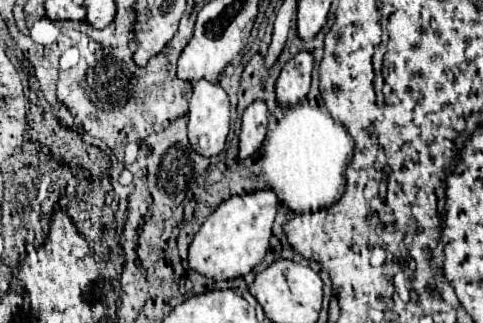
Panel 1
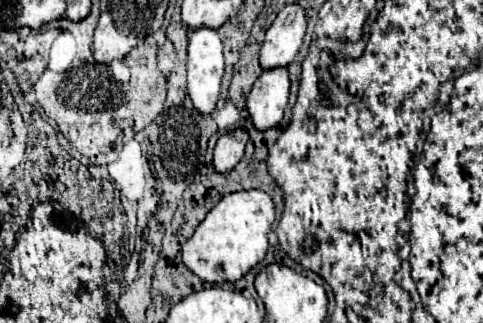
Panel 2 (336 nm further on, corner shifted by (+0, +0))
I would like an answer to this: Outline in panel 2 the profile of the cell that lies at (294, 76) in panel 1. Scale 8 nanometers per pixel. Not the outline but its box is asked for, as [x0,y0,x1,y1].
[247,68,289,132]

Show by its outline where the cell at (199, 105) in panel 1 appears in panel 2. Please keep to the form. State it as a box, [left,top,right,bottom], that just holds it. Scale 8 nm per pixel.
[187,28,223,114]

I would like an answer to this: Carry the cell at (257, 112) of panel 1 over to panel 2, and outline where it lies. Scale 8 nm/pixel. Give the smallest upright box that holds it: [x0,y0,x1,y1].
[213,128,249,172]

